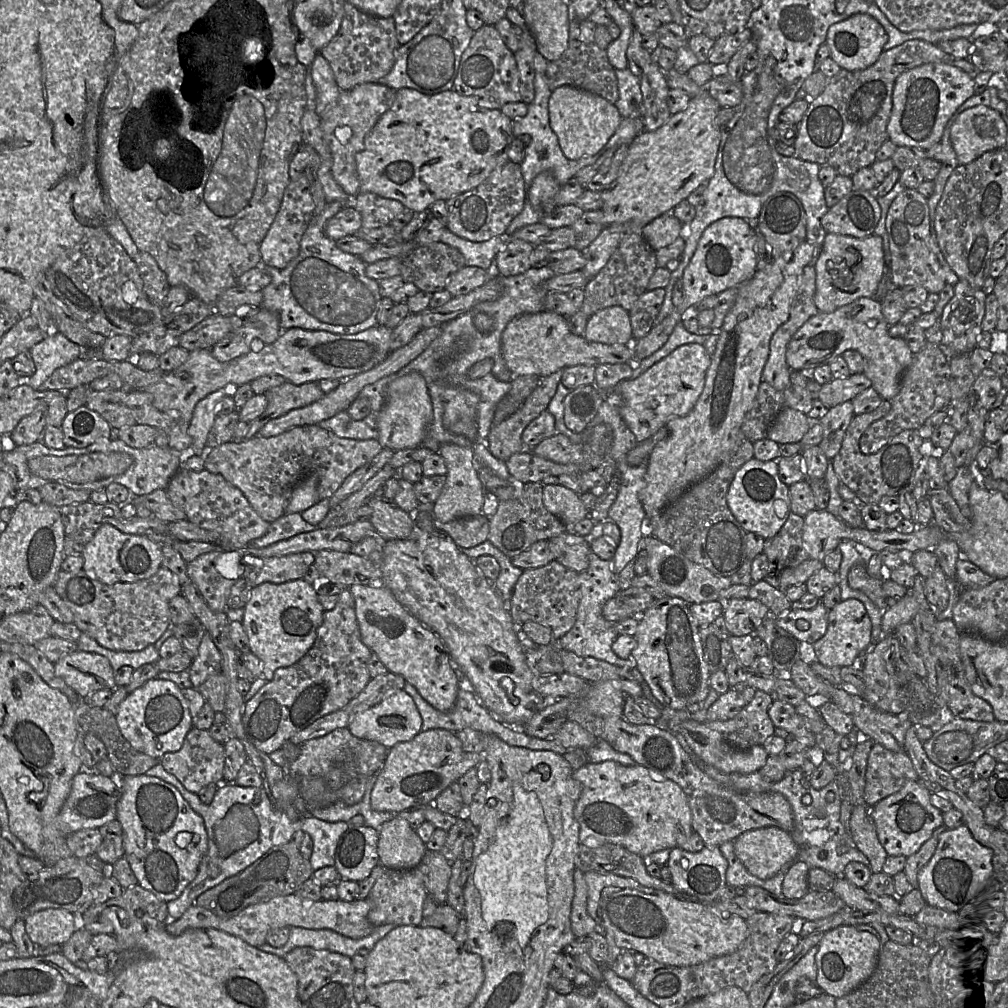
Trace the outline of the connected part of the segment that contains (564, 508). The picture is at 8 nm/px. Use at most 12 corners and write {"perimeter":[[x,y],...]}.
{"perimeter":[[544,485],[543,503],[567,528],[589,517],[580,495]]}

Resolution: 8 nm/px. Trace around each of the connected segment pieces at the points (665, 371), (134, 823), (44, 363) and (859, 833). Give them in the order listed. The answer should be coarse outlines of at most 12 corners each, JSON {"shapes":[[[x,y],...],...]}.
{"shapes":[[[685,344],[603,392],[641,443],[695,406],[711,356]],[[124,776],[116,820],[138,885],[193,881],[204,821],[171,784]],[[57,331],[31,347],[34,390],[82,356],[82,347]],[[853,807],[849,823],[856,847],[882,872],[888,854],[879,842],[870,809]]]}

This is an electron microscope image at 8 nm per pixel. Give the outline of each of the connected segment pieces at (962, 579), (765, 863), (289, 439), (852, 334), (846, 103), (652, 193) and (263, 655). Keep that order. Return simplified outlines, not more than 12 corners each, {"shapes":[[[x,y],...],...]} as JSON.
{"shapes":[[[961,556],[954,579],[947,577],[949,598],[937,620],[952,619],[960,593],[981,588],[995,578]],[[778,827],[745,831],[733,845],[746,869],[772,878],[798,855]],[[314,424],[207,449],[205,470],[272,523],[315,476],[320,500],[377,440]],[[876,297],[809,318],[788,343],[791,370],[846,350],[883,400],[914,354],[889,335]],[[908,40],[842,69],[808,105],[794,157],[852,176],[888,137],[900,74],[953,58]],[[691,98],[629,145],[605,226],[644,227],[714,174],[721,106]],[[304,579],[252,588],[241,624],[271,681],[324,612]]]}

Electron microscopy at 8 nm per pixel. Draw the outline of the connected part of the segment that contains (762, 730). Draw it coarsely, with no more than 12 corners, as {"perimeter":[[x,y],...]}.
{"perimeter":[[757,690],[732,719],[705,721],[735,749],[763,745],[774,735],[773,697]]}

